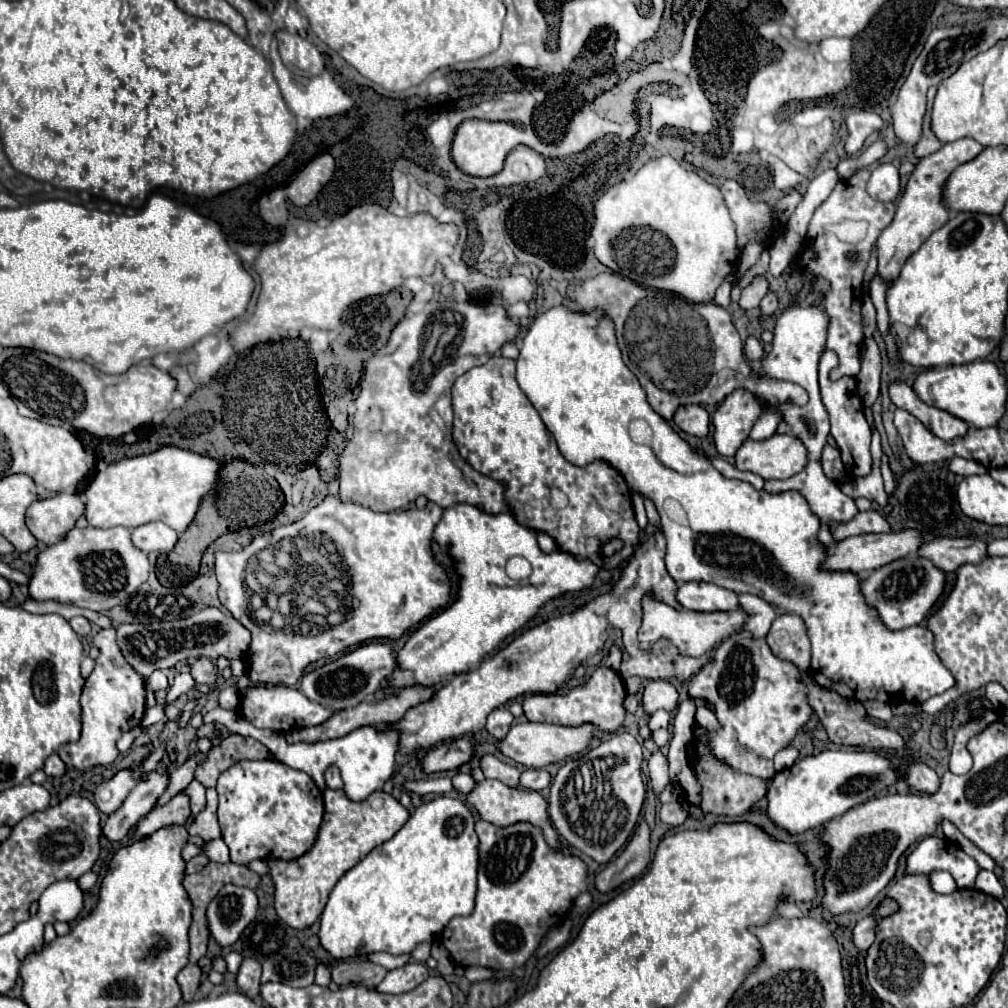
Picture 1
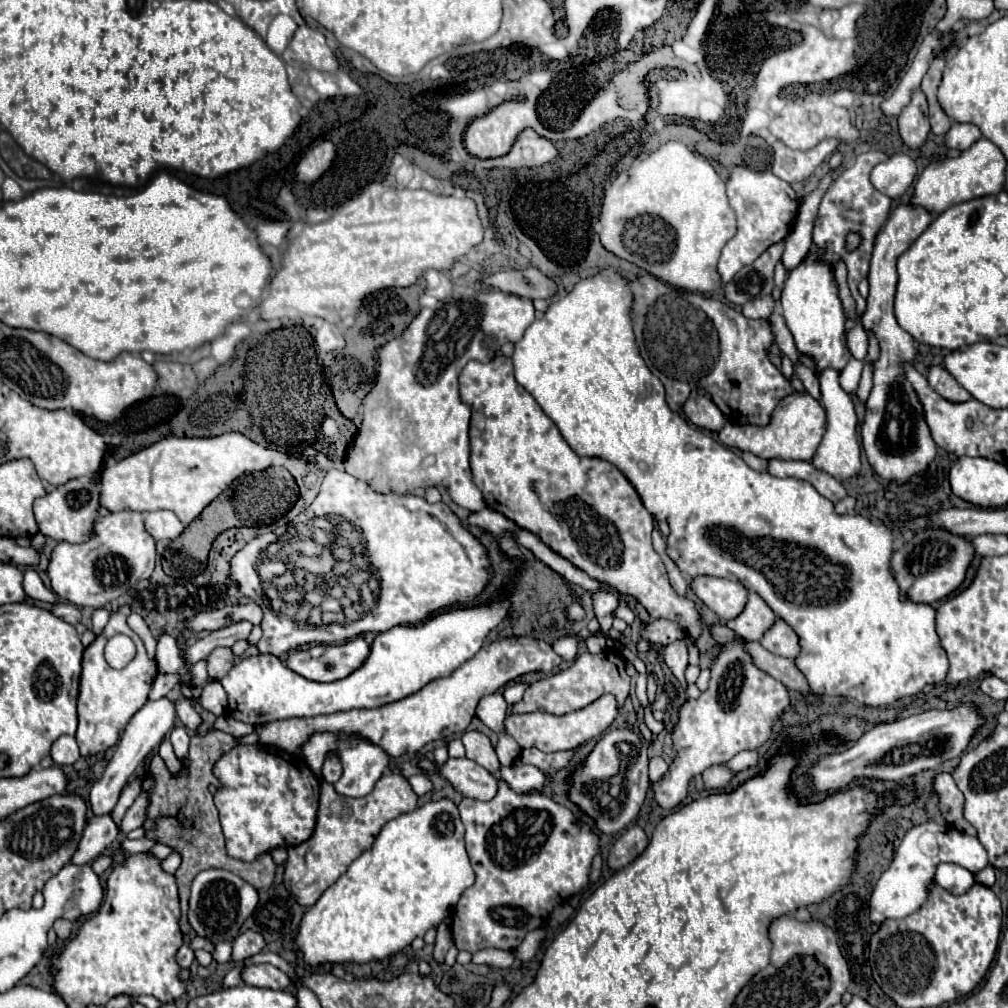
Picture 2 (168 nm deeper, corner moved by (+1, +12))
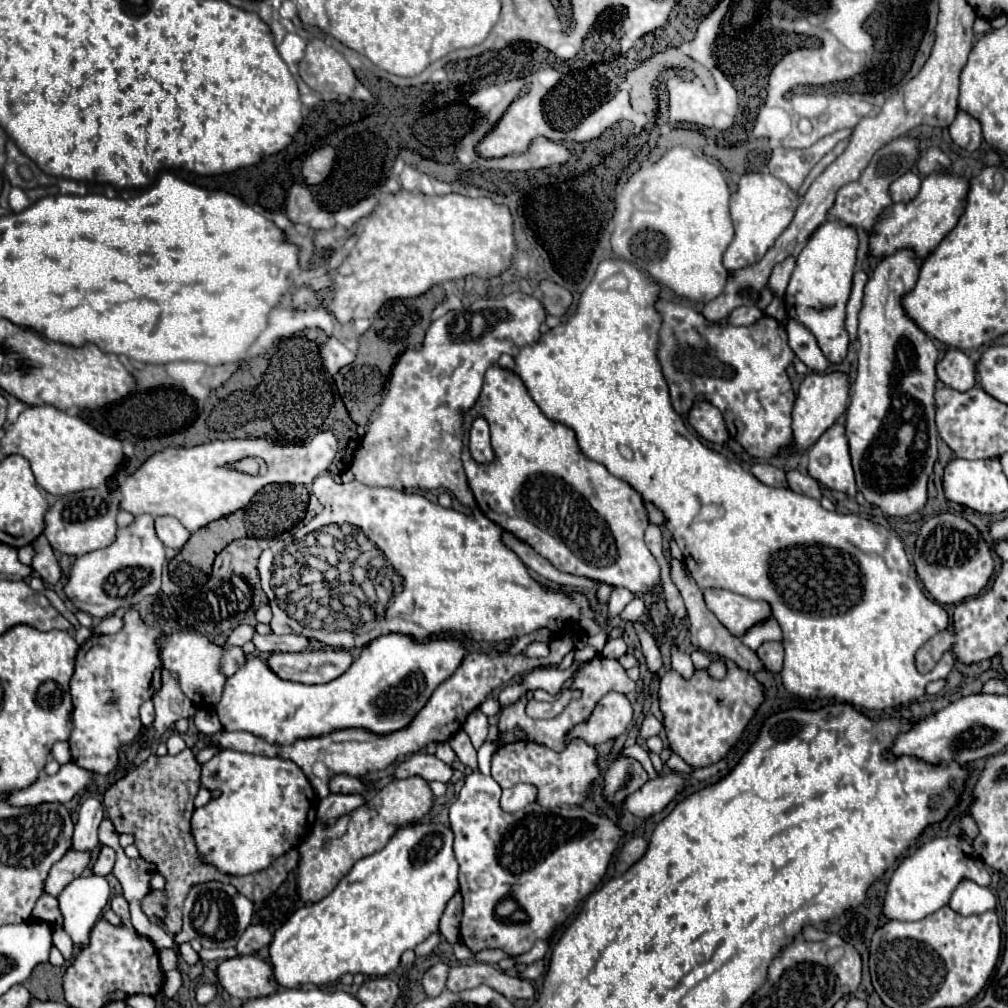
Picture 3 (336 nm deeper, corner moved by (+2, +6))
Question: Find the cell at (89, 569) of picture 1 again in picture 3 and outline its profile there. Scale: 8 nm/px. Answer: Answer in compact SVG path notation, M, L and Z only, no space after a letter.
M140 515L128 527L118 529L112 545L76 557L64 585L64 595L76 609L86 611L92 617L106 617L116 609L128 609L140 603L146 595L158 593L162 565L164 545L156 537L154 517Z

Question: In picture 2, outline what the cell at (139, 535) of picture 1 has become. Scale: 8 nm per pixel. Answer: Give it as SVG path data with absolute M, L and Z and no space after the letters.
M153 511L145 515L145 527L153 539L177 539L185 525L171 511Z

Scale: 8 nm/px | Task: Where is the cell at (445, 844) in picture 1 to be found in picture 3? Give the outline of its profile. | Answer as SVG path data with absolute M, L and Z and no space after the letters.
M430 821L400 827L382 851L360 859L328 897L298 909L274 933L274 941L270 943L270 959L274 965L272 971L276 983L284 989L294 989L306 983L326 985L340 979L344 973L382 977L394 971L406 949L414 949L438 931L438 921L448 901L460 889L458 871L460 865L454 855L454 833L450 825Z

